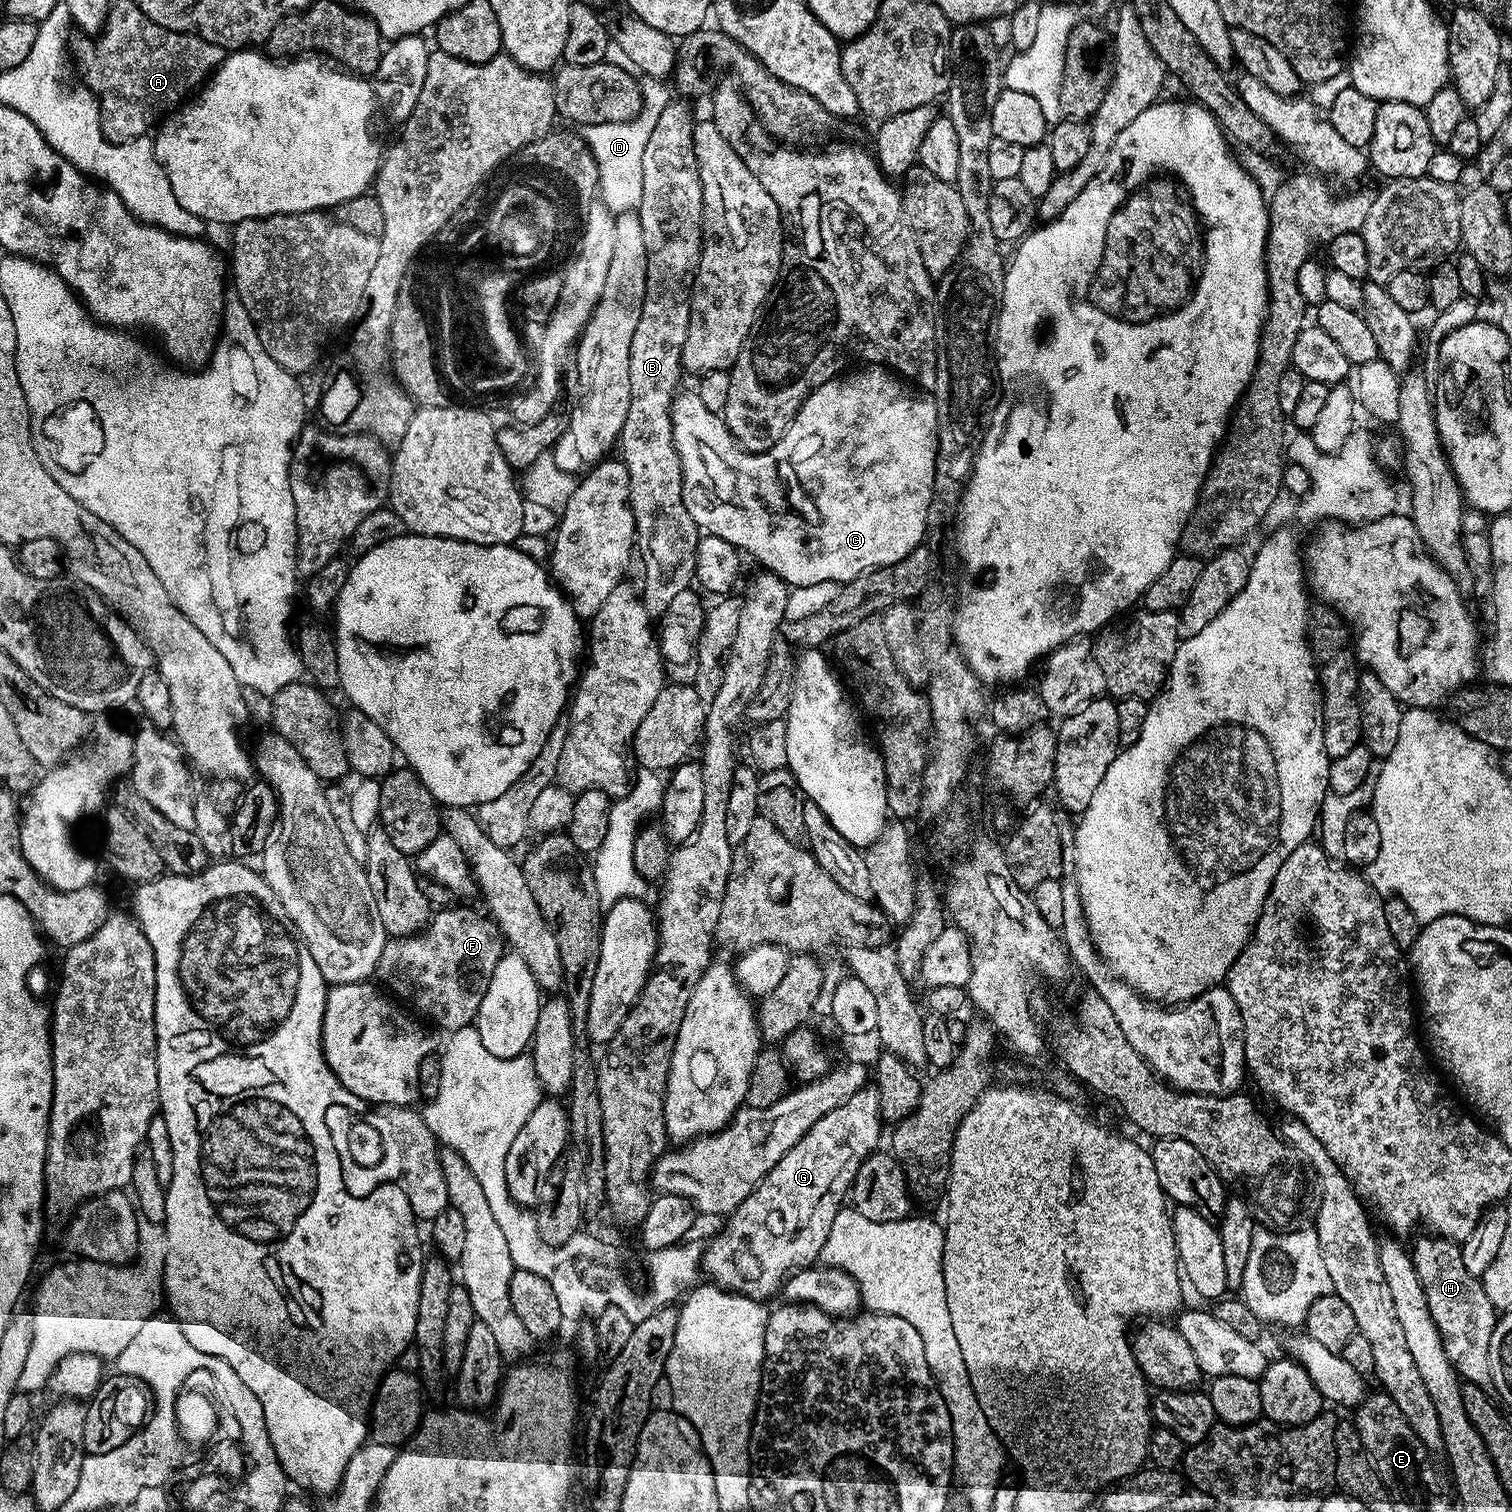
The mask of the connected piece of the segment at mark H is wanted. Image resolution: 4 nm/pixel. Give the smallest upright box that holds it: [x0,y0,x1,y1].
[1410,1234,1498,1390]

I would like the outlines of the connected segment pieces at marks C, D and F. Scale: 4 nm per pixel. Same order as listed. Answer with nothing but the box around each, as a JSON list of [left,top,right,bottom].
[[672,366,938,588],[580,77,672,215],[374,907,502,1034]]

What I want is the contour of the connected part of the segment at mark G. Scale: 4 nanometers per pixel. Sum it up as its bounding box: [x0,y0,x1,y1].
[702,1086,880,1302]

